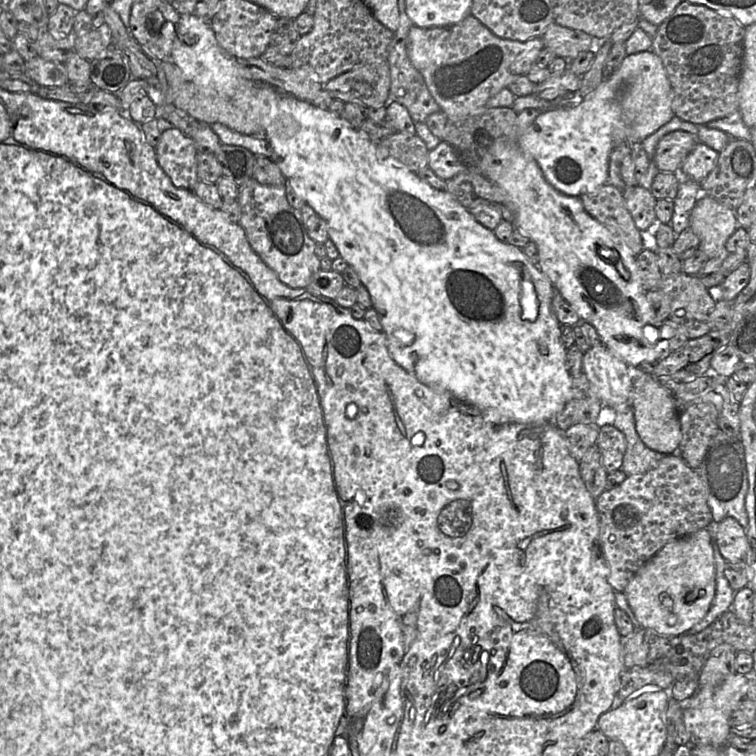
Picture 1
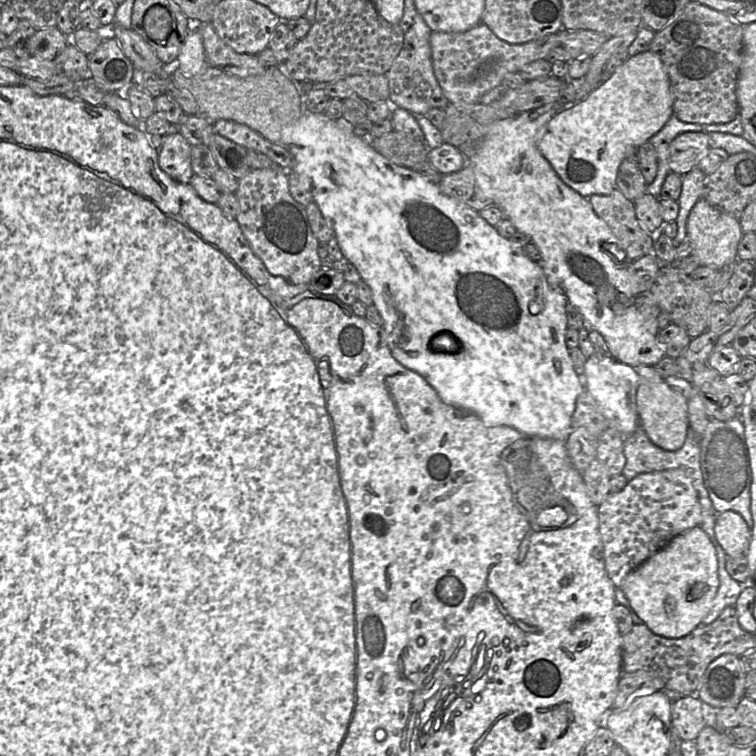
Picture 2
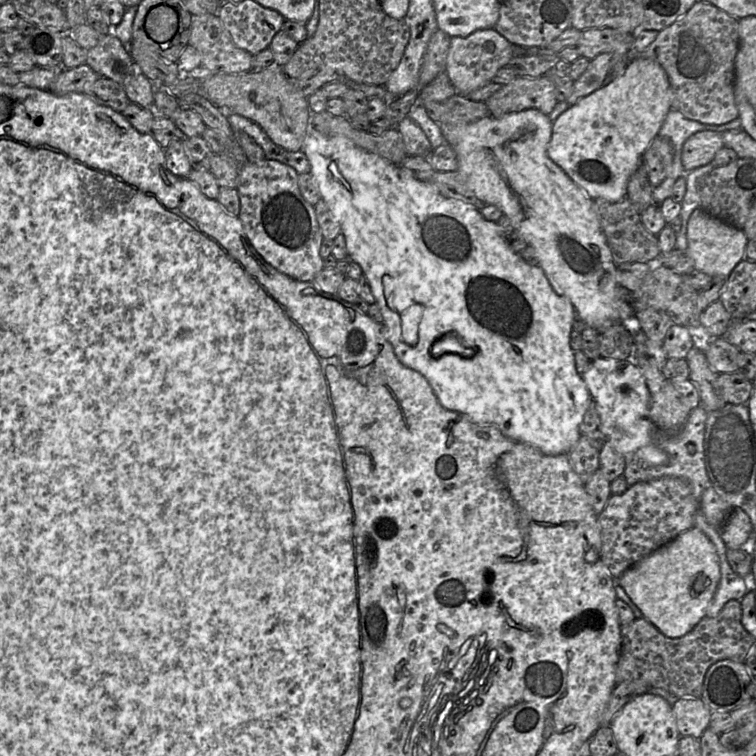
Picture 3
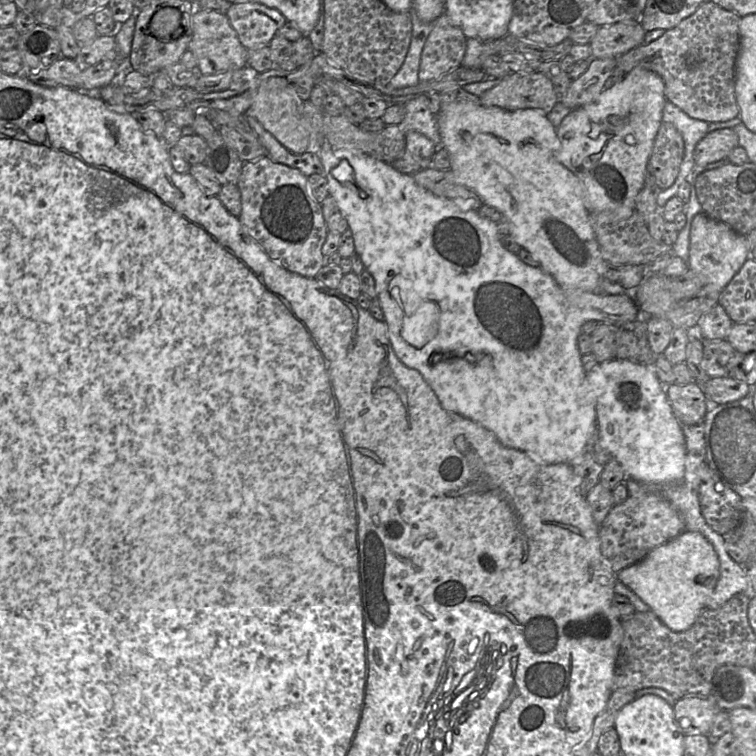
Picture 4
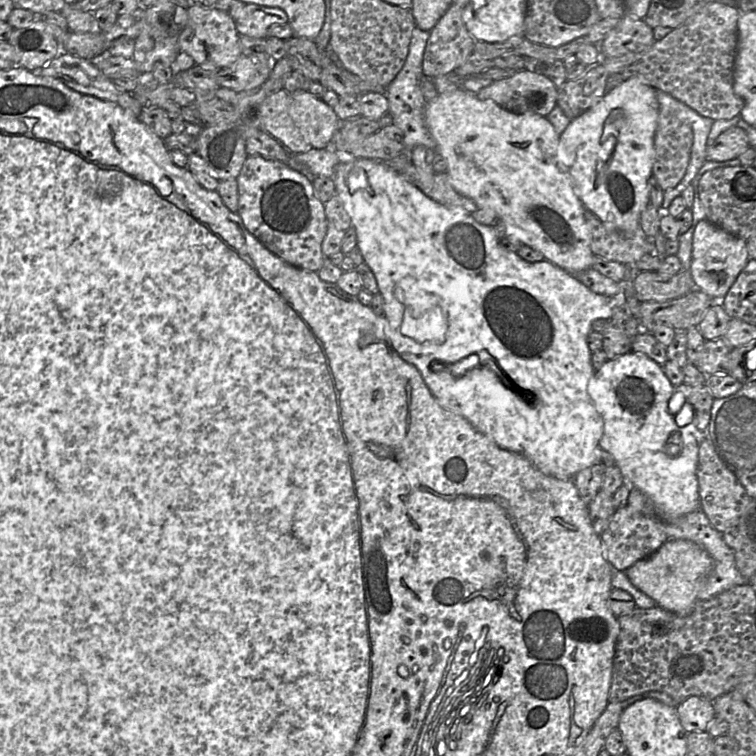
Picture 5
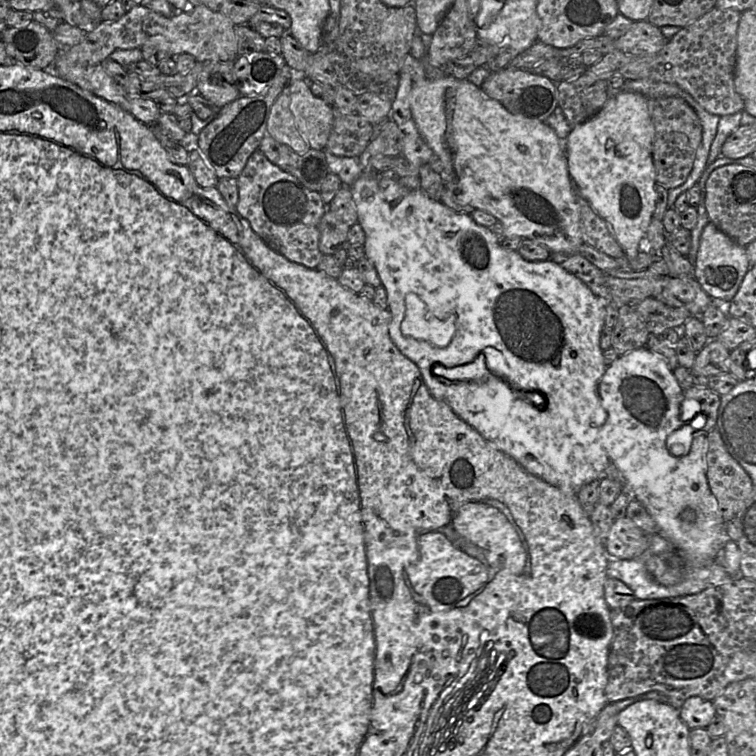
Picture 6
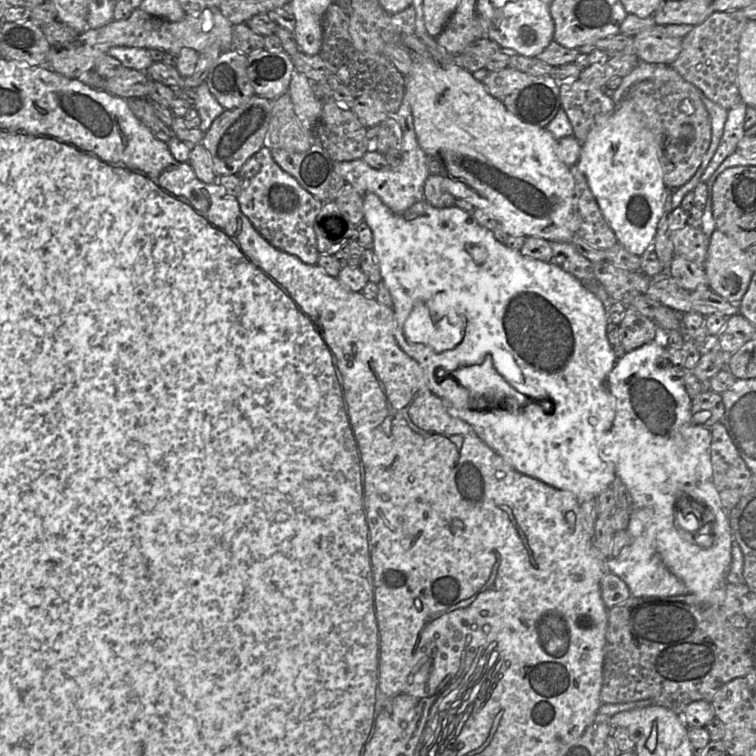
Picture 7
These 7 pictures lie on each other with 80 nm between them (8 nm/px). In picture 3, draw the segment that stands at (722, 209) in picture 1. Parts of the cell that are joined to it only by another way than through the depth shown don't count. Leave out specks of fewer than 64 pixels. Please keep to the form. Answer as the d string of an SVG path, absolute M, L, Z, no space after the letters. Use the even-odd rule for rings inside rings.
M696 208L687 223L686 255L694 263L695 270L712 278L727 278L737 264L745 258L748 239L742 229L738 229L709 214L704 208Z

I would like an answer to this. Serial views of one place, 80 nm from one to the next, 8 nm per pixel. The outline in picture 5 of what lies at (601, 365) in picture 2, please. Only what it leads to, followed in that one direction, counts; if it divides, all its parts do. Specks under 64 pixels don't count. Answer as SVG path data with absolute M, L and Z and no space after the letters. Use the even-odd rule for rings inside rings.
M630 351L615 359L608 360L600 370L594 371L593 377L589 383L589 394L599 415L601 416L600 447L608 451L613 456L616 461L616 465L620 468L626 478L626 484L629 484L631 487L637 487L643 491L658 516L665 522L673 522L684 515L700 509L697 466L699 444L703 439L703 433L705 432L700 431L695 426L695 422L691 422L691 405L686 402L685 397L681 393L677 393L675 391L675 387L673 387L666 378L661 366L642 353ZM682 409L684 409L684 411L690 411L688 413L683 413L683 416L680 418L678 416L678 412Z

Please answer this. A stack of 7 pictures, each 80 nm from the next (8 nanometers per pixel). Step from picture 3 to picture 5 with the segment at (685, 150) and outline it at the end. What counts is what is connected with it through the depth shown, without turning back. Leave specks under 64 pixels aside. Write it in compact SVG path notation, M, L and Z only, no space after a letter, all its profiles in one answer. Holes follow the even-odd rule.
M734 126L722 132L715 141L707 147L706 160L720 162L736 159L749 147L746 132Z

